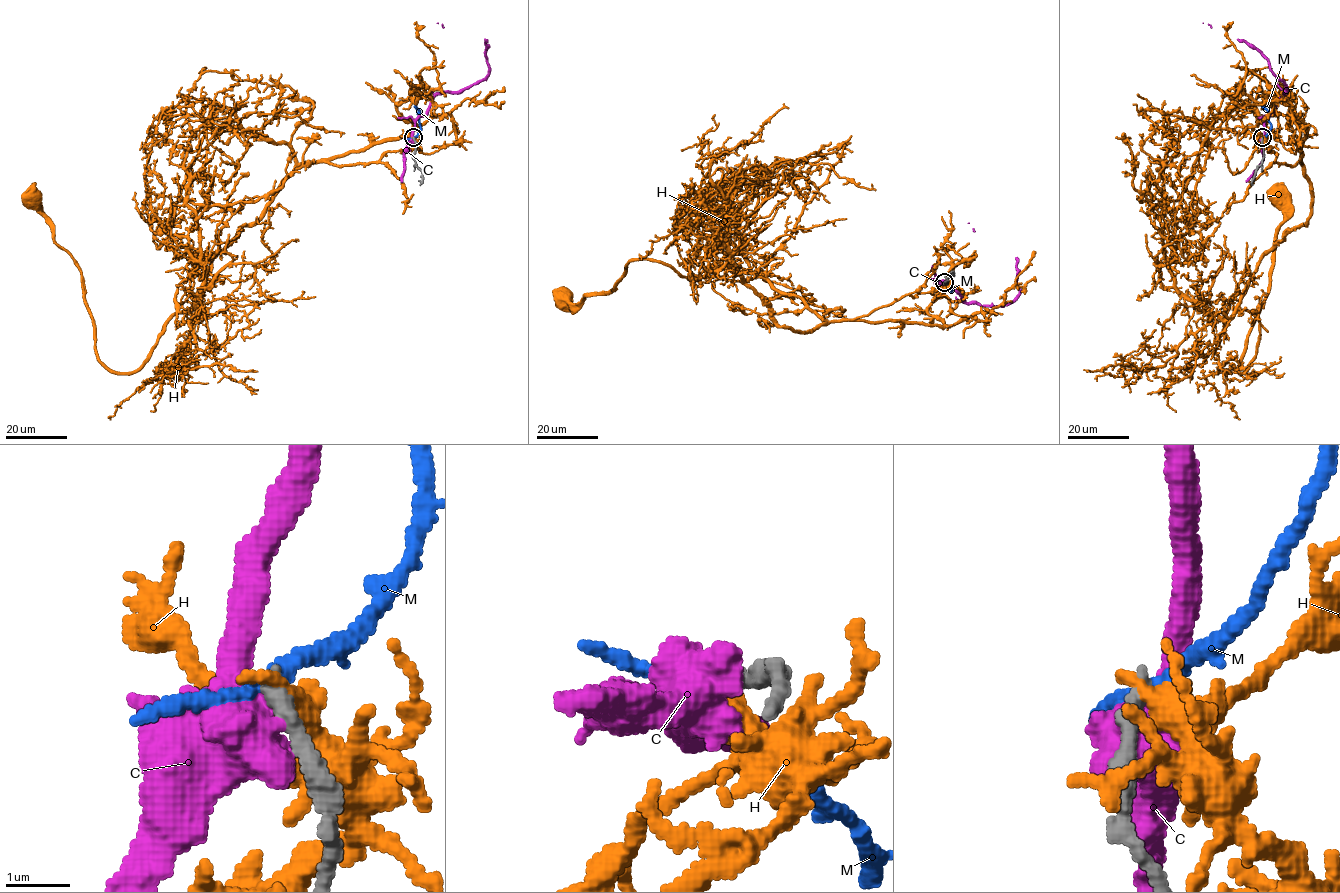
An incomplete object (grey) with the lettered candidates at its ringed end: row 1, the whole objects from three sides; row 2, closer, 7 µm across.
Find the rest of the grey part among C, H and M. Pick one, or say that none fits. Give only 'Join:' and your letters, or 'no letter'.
Join: no letter

